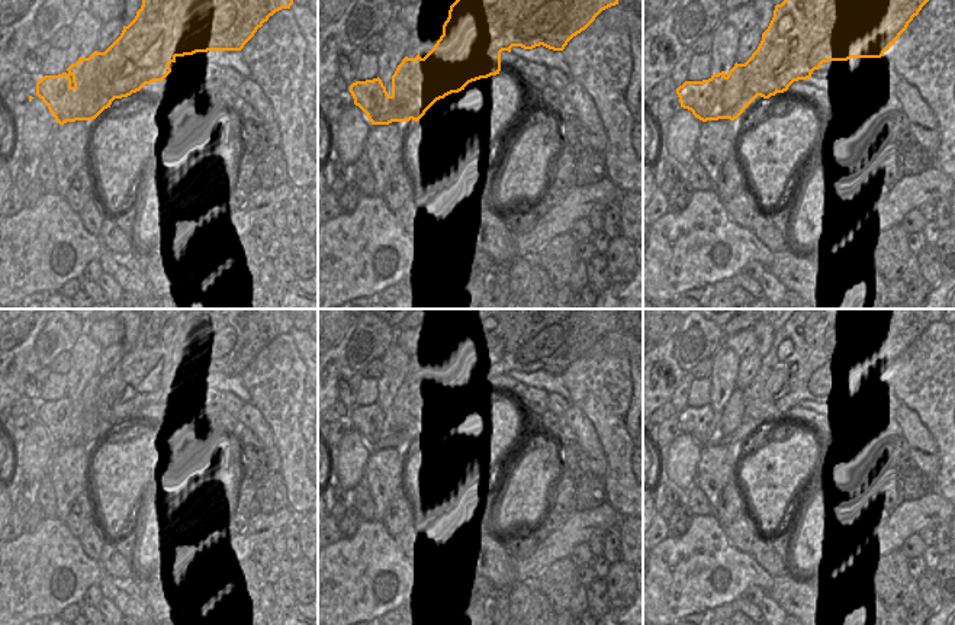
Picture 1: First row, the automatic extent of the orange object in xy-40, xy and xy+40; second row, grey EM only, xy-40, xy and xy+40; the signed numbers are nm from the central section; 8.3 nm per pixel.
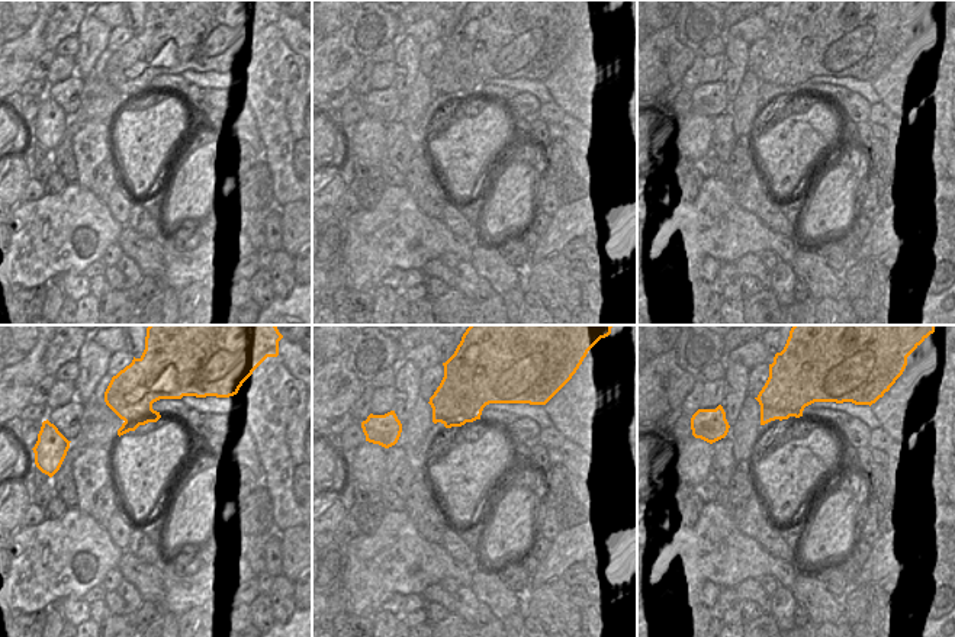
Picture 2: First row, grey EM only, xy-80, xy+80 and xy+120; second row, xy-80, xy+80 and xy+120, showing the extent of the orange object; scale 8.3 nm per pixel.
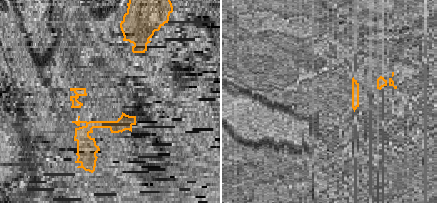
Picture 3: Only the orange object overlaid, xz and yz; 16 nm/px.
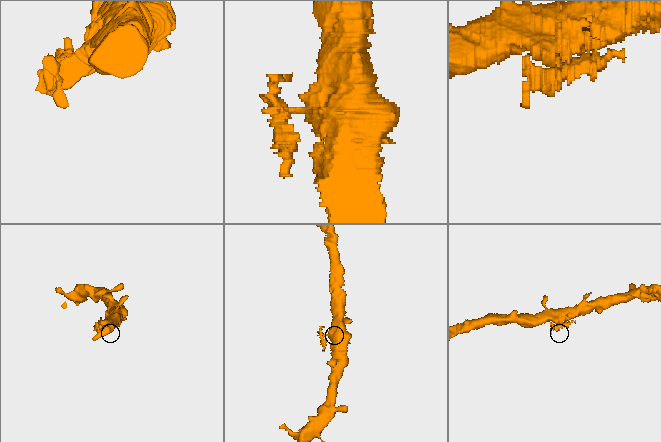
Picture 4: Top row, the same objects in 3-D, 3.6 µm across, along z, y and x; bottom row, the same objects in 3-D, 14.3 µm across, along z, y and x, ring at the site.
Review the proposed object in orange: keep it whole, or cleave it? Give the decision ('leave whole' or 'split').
leave whole

